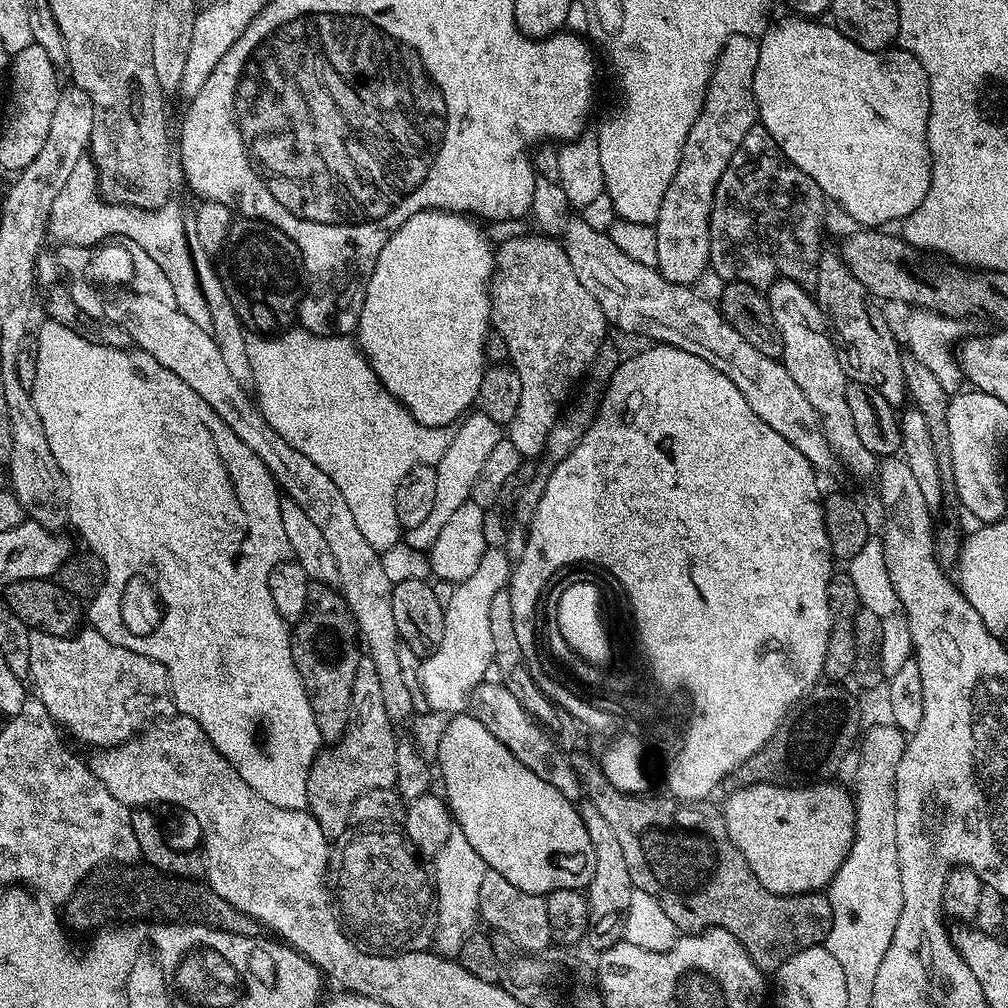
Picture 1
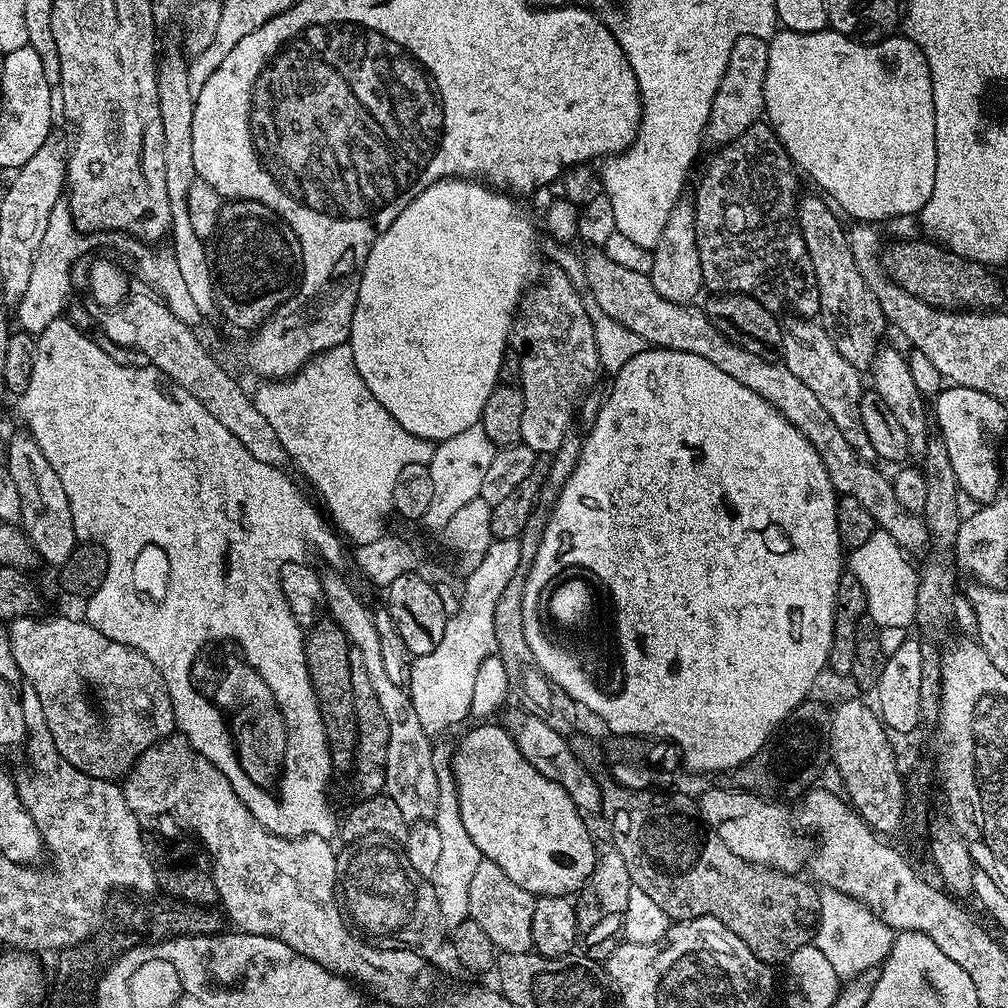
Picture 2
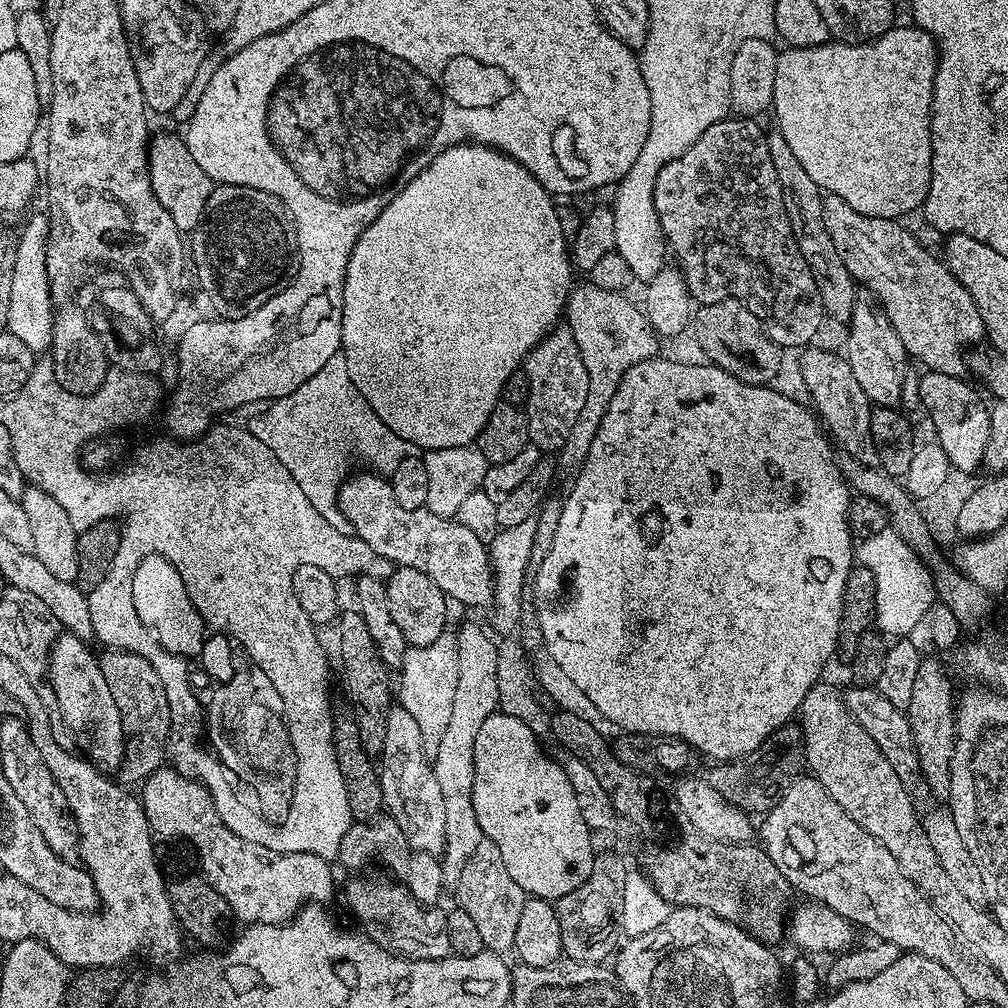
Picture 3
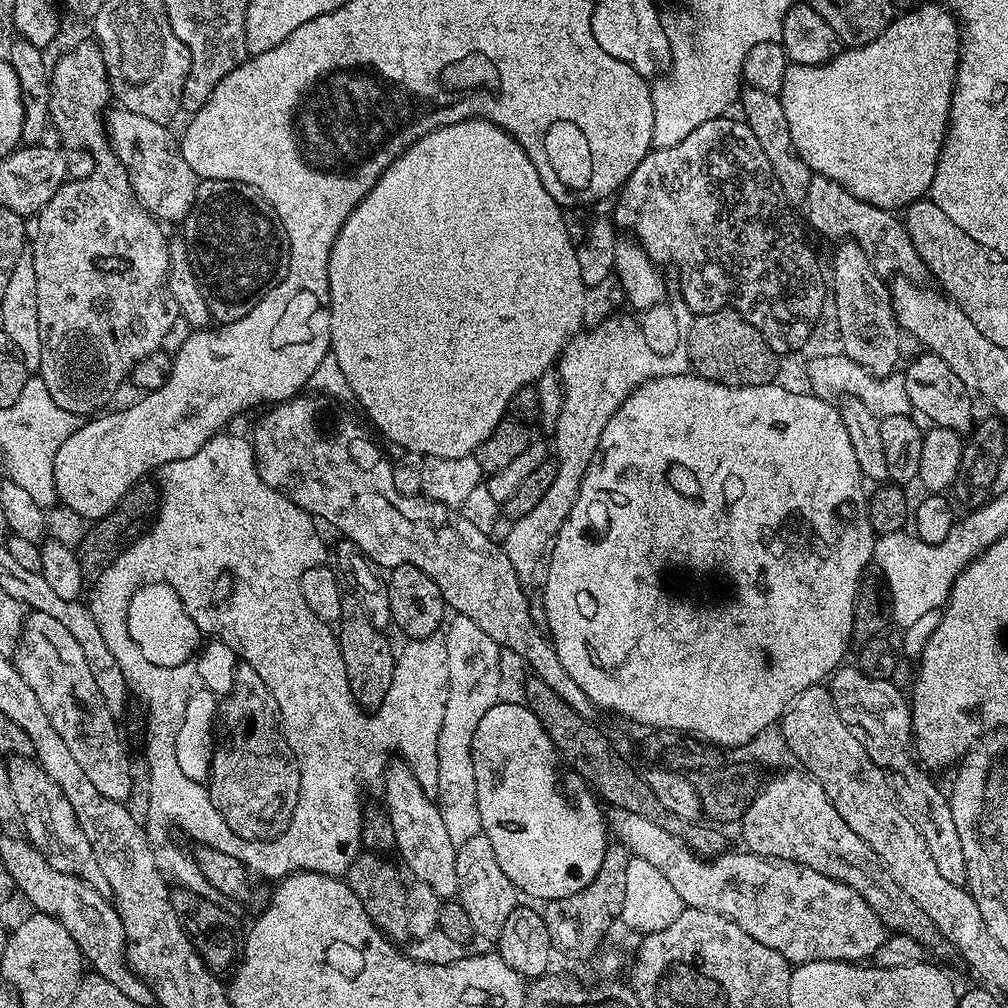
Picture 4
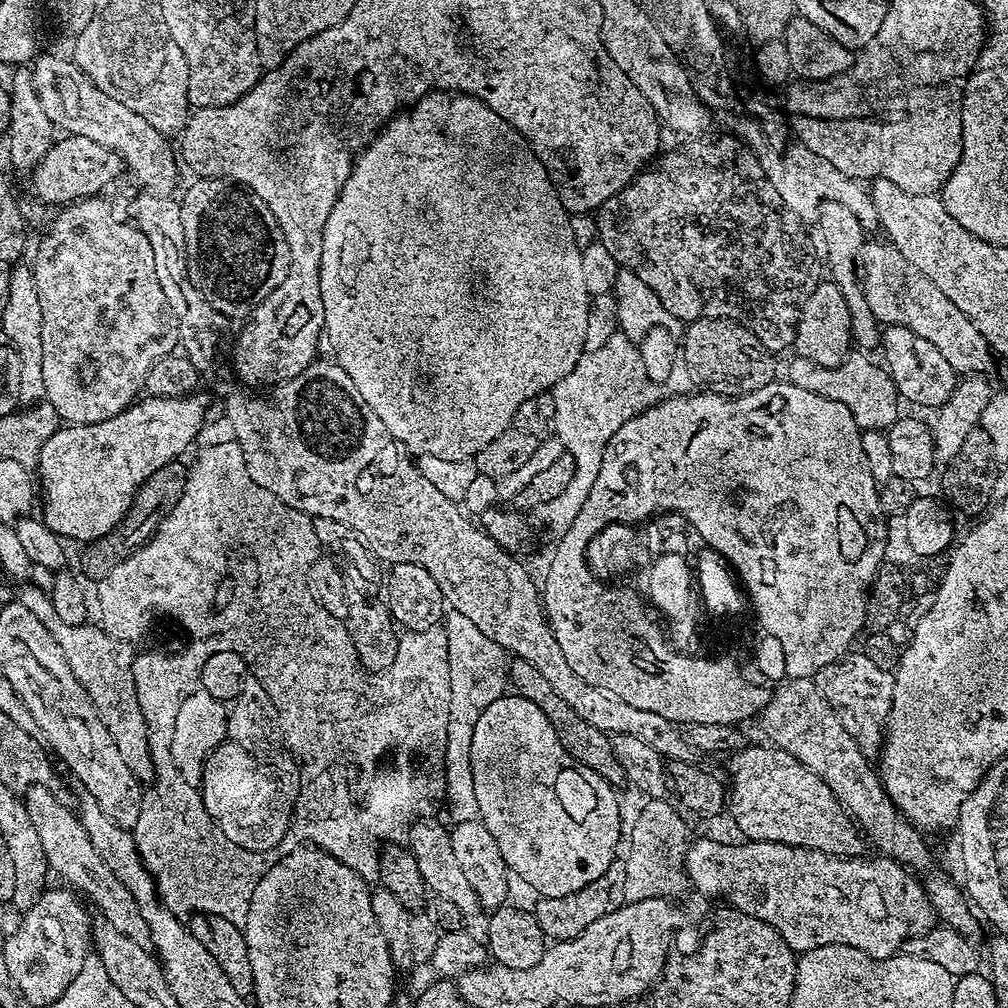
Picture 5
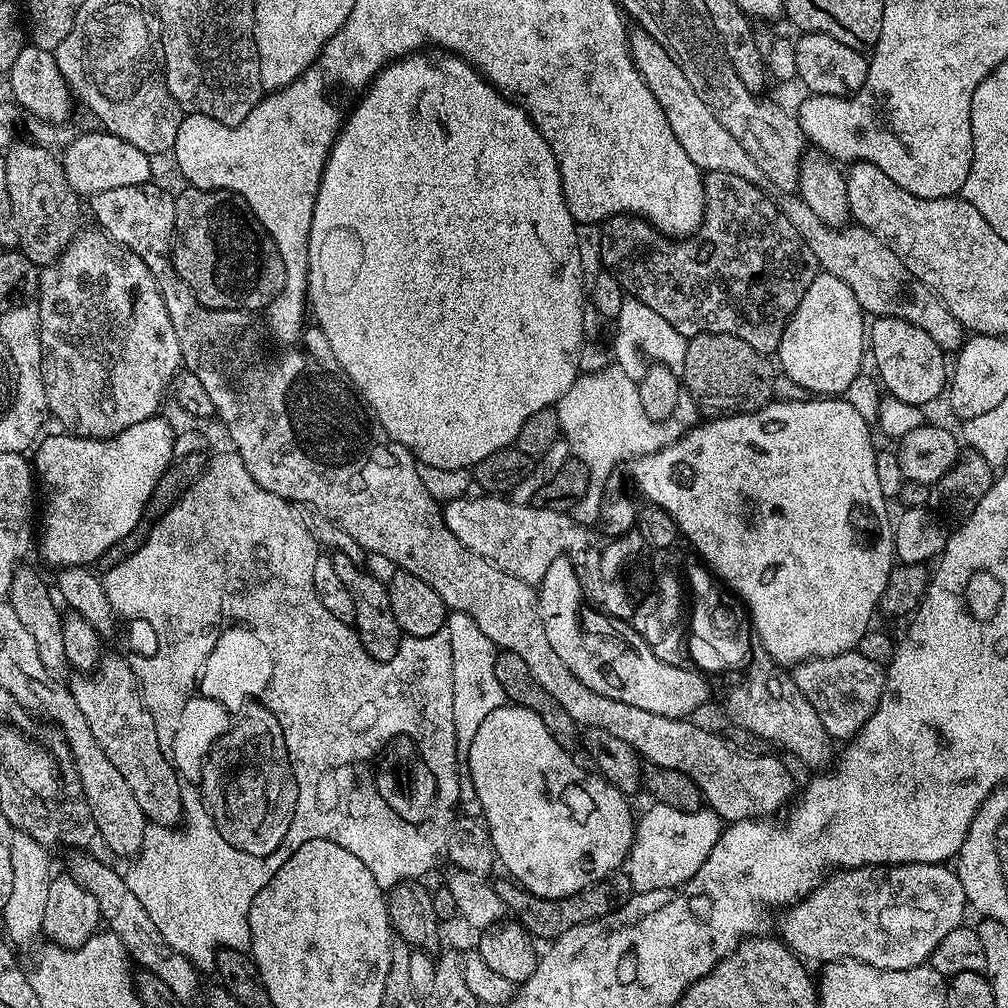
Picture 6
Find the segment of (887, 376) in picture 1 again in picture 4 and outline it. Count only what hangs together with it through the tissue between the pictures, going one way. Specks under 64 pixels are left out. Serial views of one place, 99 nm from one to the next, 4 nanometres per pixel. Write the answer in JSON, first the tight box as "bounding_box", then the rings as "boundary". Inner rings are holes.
{"bounding_box":[738,87,813,205],"boundary":[[[745,87],[740,93],[738,108],[741,108],[743,119],[754,130],[754,138],[758,138],[758,146],[766,154],[766,162],[770,162],[770,170],[780,184],[780,193],[789,205],[803,205],[808,184],[812,181],[813,173],[802,162],[802,154],[794,146],[794,137],[790,134],[790,125],[786,122],[786,110],[782,110],[779,96],[766,94],[766,90]]]}

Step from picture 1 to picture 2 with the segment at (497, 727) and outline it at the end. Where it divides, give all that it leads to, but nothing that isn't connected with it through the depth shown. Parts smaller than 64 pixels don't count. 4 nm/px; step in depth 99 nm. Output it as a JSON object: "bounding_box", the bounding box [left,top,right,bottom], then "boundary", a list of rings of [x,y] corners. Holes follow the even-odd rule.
{"bounding_box":[506,710,601,818],"boundary":[[[520,710],[517,716],[510,717],[506,721],[506,727],[512,733],[518,750],[522,750],[522,758],[526,758],[526,762],[530,762],[530,766],[534,766],[534,770],[538,770],[538,774],[550,778],[550,782],[558,782],[558,786],[562,786],[562,790],[566,790],[566,794],[570,794],[570,798],[581,816],[591,818],[591,816],[599,817],[601,815],[598,782],[592,777],[592,769],[582,766],[578,762],[578,758],[574,758],[574,754],[570,754],[568,737],[563,736],[558,730],[552,729],[551,726],[546,726],[546,722],[542,722],[542,718],[533,716],[527,710]]]}

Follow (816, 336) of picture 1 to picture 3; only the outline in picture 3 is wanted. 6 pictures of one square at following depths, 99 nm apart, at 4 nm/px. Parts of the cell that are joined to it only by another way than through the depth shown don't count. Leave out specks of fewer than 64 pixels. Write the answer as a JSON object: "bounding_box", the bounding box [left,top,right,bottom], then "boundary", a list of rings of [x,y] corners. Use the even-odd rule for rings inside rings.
{"bounding_box":[799,346,880,468],"boundary":[[[821,346],[809,347],[803,355],[799,357],[802,378],[805,379],[806,389],[819,419],[827,427],[828,424],[832,427],[831,439],[839,447],[840,444],[844,447],[843,455],[853,456],[855,460],[871,468],[877,467],[880,459],[874,446],[874,438],[870,434],[870,414],[874,405],[869,400],[866,390],[858,386],[858,378],[854,378],[854,370],[850,370],[847,359]]]}

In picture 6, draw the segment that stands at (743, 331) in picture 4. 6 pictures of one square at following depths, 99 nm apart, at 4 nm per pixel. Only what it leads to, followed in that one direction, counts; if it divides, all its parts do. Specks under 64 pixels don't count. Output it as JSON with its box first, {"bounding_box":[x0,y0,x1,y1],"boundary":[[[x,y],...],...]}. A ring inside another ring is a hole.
{"bounding_box":[682,332,777,414],"boundary":[[[703,332],[688,341],[682,384],[701,409],[713,408],[716,414],[757,412],[773,399],[772,387],[777,375],[773,361],[742,342],[742,338]]]}

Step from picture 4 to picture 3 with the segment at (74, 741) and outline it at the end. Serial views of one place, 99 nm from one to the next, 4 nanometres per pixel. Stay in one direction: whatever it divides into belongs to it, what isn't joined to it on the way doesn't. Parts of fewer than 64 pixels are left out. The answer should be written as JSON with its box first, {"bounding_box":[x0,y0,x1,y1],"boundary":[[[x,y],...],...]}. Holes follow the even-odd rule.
{"bounding_box":[46,634,124,770],"boundary":[[[71,634],[57,636],[48,655],[46,680],[56,695],[55,707],[60,708],[60,716],[69,734],[76,739],[75,747],[97,768],[116,770],[124,761],[122,714],[118,714],[118,702],[114,702],[114,694],[110,694],[97,653],[92,653],[88,647],[85,641]]]}

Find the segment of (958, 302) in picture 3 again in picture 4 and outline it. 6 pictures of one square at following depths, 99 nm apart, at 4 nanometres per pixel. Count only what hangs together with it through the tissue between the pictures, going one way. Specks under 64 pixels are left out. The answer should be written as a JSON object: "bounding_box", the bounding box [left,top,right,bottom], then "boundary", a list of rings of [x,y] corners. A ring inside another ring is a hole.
{"bounding_box":[802,175,926,282],"boundary":[[[813,175],[812,181],[808,184],[802,211],[808,215],[809,226],[818,235],[829,236],[832,242],[849,239],[862,246],[866,258],[879,276],[885,278],[907,276],[908,279],[917,282],[925,279],[923,276],[926,276],[926,269],[922,258],[918,250],[914,250],[914,244],[908,237],[903,219],[895,211],[879,208],[870,202],[862,202],[862,198],[854,198],[850,190],[838,186],[838,182],[817,175]]]}

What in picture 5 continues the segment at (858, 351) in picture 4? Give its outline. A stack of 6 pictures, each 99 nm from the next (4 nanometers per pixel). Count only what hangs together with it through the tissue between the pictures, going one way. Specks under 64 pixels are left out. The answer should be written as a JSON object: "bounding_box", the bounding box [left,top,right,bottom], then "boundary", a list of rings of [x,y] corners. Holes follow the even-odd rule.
{"bounding_box":[818,201,882,350],"boundary":[[[823,201],[820,206],[818,225],[820,224],[820,240],[824,243],[822,256],[826,261],[826,272],[830,275],[831,283],[838,286],[842,292],[842,298],[846,300],[846,306],[850,312],[850,326],[852,327],[852,343],[857,349],[869,350],[879,349],[882,344],[882,325],[874,318],[870,306],[866,302],[864,285],[862,283],[862,272],[858,267],[860,251],[866,243],[866,229],[860,225],[858,218],[846,210],[840,202]]]}

